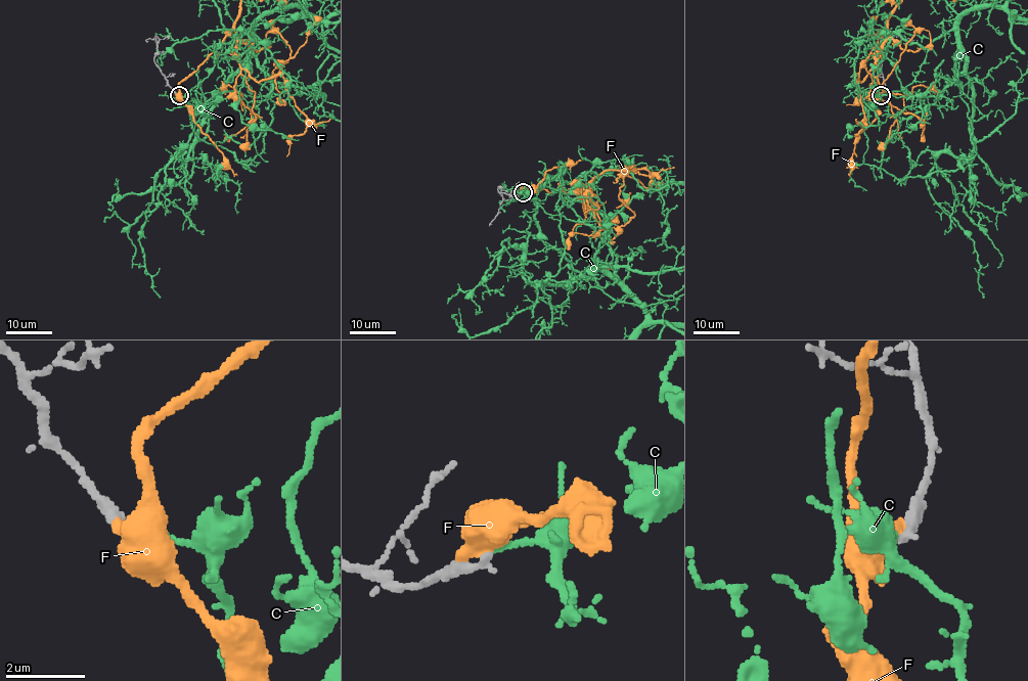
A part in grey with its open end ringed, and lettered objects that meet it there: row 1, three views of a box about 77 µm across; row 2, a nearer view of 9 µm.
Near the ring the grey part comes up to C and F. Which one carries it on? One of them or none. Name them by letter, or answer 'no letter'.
no letter

